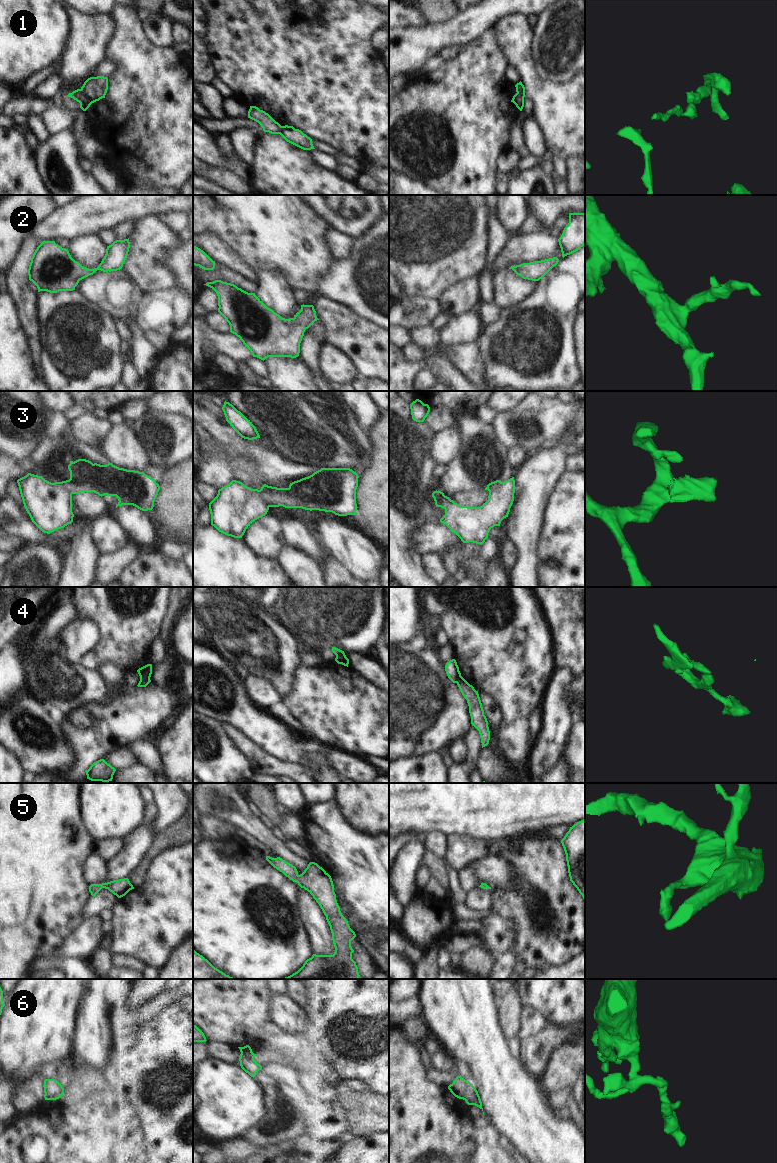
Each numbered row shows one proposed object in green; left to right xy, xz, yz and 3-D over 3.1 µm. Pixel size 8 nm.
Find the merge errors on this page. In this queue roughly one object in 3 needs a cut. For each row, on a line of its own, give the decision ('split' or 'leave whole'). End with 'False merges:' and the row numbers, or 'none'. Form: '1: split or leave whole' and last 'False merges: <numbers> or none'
1: split
2: leave whole
3: split
4: split
5: leave whole
6: leave whole
False merges: 1, 3, 4

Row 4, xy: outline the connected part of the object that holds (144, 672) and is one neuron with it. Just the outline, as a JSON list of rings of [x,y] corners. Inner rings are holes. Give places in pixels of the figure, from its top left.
[[[147,664],[137,670],[140,679],[147,679],[151,677],[152,674],[152,664]]]

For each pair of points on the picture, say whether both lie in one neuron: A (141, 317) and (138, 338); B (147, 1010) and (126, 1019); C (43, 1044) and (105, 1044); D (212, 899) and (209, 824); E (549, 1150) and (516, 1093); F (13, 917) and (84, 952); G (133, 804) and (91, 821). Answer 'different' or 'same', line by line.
A: different
B: same
C: different
D: different
E: same
F: different
G: same

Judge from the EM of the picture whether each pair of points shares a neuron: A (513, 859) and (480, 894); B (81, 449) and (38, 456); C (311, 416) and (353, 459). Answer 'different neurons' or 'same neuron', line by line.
A: different neurons
B: same neuron
C: same neuron

